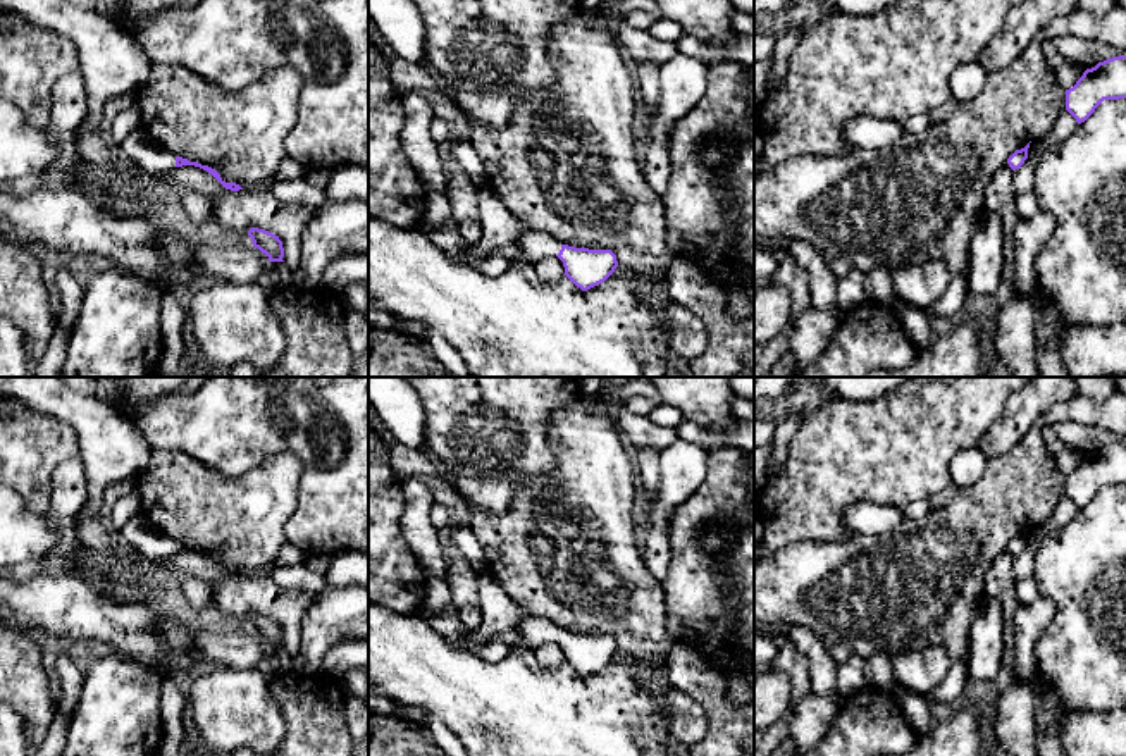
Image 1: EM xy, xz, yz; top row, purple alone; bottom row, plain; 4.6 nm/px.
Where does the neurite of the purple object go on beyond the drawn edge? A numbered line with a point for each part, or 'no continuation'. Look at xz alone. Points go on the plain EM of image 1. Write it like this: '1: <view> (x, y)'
1: xz (534, 631)

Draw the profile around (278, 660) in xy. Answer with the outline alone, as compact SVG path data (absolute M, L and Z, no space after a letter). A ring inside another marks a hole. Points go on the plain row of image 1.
M270 648L265 658L269 673L279 675L296 668L296 658L293 658L284 648Z

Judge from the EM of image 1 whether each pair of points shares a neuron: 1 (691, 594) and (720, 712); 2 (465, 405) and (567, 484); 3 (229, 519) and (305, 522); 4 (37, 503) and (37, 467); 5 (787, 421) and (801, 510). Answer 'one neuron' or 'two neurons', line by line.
1: two neurons
2: two neurons
3: two neurons
4: one neuron
5: two neurons

